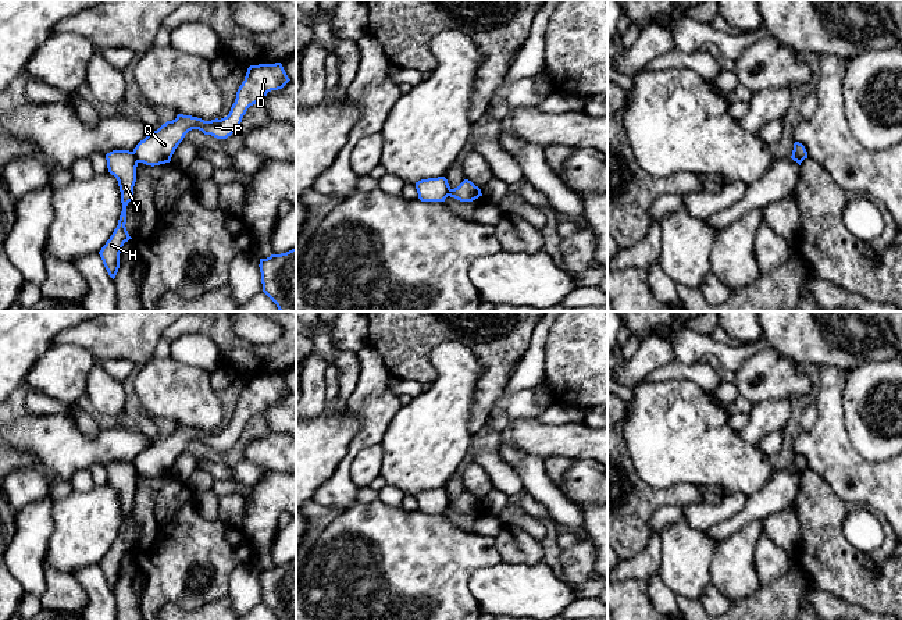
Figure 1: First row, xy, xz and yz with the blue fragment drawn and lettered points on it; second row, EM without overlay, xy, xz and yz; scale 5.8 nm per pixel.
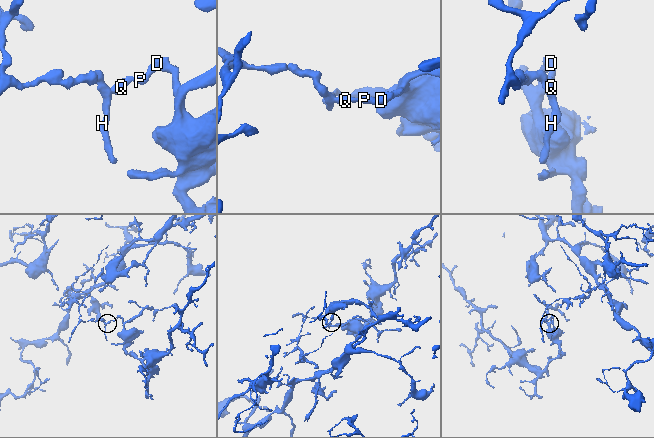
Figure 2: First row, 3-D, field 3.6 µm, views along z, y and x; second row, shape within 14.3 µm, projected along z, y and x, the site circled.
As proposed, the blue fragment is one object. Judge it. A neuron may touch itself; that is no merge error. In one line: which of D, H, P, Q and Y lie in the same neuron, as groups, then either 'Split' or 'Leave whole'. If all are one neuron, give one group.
Groups: D P Q / H Y. Split

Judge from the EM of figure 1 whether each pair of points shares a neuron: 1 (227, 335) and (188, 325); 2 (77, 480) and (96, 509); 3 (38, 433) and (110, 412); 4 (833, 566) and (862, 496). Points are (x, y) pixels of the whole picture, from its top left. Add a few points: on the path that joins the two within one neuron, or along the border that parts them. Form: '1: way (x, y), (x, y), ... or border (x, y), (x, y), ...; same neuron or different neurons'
1: way (217, 327), (198, 325); same neuron
2: border (95, 485), (86, 491), (72, 491); different neurons
3: border (107, 420), (114, 421); different neurons
4: border (829, 484), (842, 501), (852, 506); different neurons

